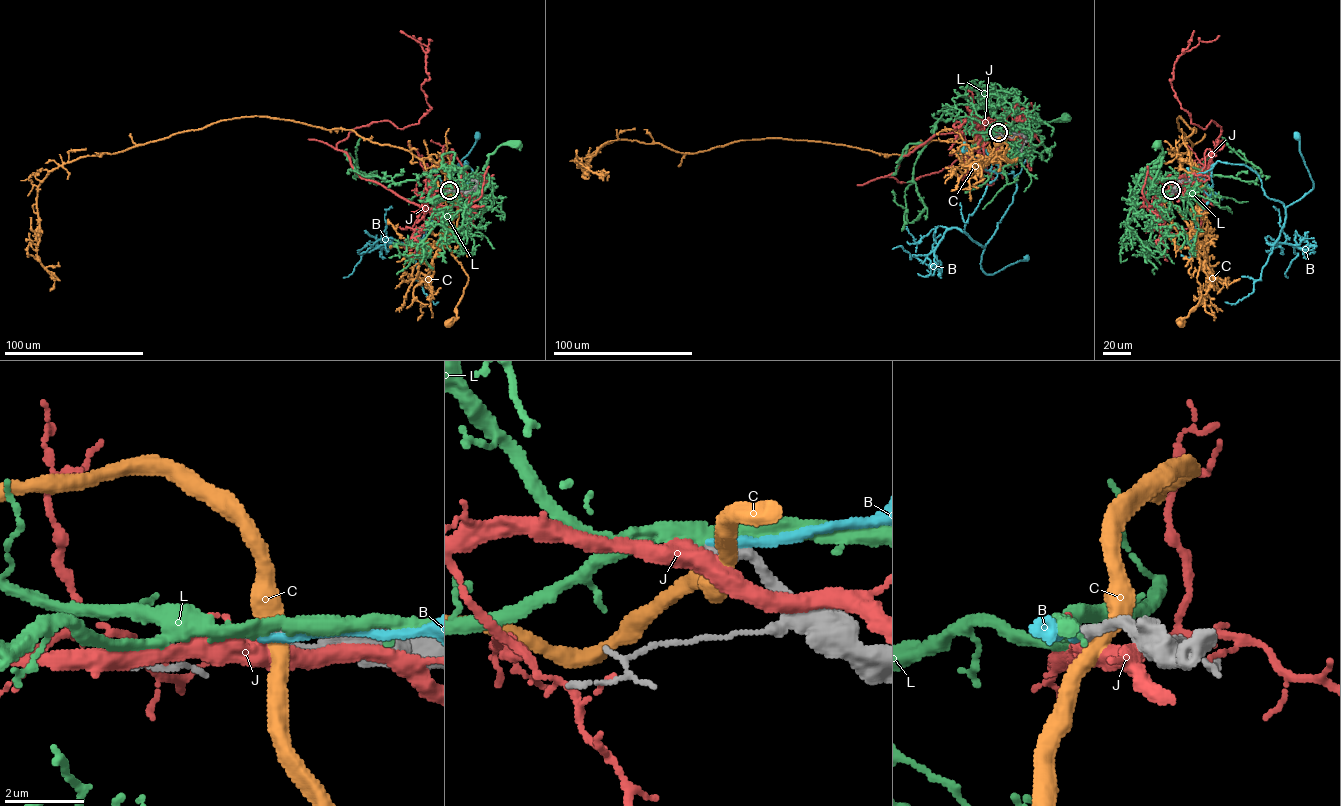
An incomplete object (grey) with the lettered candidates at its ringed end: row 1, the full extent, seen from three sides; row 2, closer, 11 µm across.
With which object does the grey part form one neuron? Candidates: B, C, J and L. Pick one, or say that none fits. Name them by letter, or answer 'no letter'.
no letter

